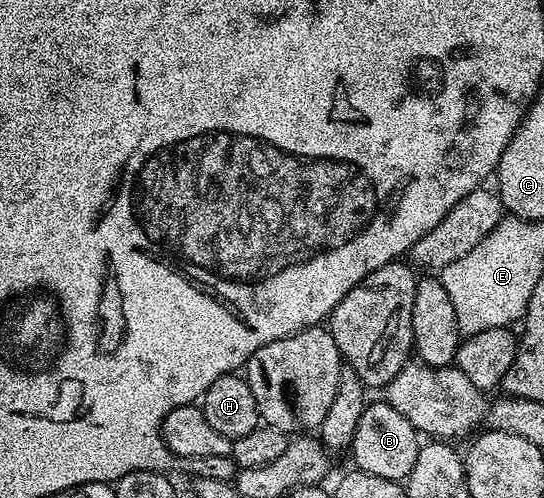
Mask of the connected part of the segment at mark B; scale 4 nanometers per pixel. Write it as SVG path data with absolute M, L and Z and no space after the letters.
M384 402L366 403L363 414L359 418L359 426L353 435L351 453L356 471L375 474L375 478L387 478L404 482L411 474L411 466L415 466L415 458L419 447L419 433L395 406Z

